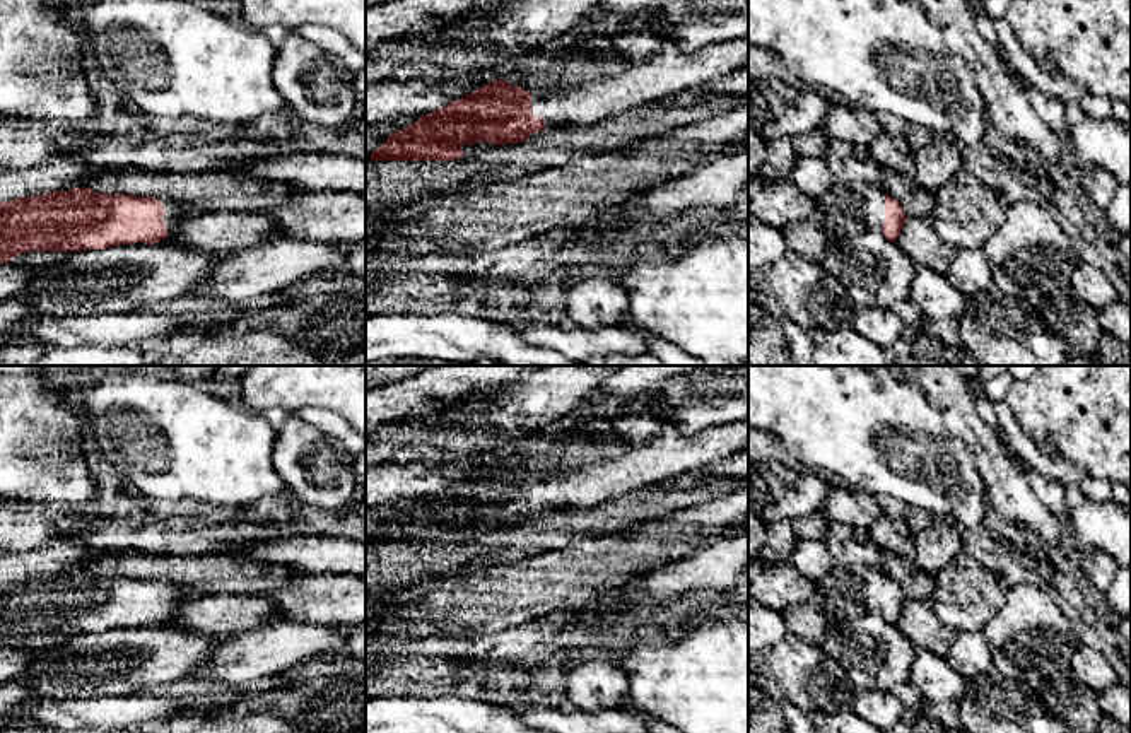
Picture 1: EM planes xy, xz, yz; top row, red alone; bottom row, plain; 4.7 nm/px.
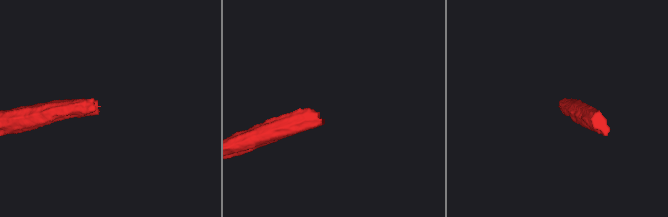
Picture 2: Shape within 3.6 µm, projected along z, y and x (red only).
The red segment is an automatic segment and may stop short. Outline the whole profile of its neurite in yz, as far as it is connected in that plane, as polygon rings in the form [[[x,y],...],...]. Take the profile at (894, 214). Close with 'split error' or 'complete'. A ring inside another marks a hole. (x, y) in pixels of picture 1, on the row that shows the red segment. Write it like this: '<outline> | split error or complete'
[[[866,185],[858,195],[856,220],[863,227],[880,229],[895,243],[905,224],[905,214],[904,207],[878,185]]] | split error

